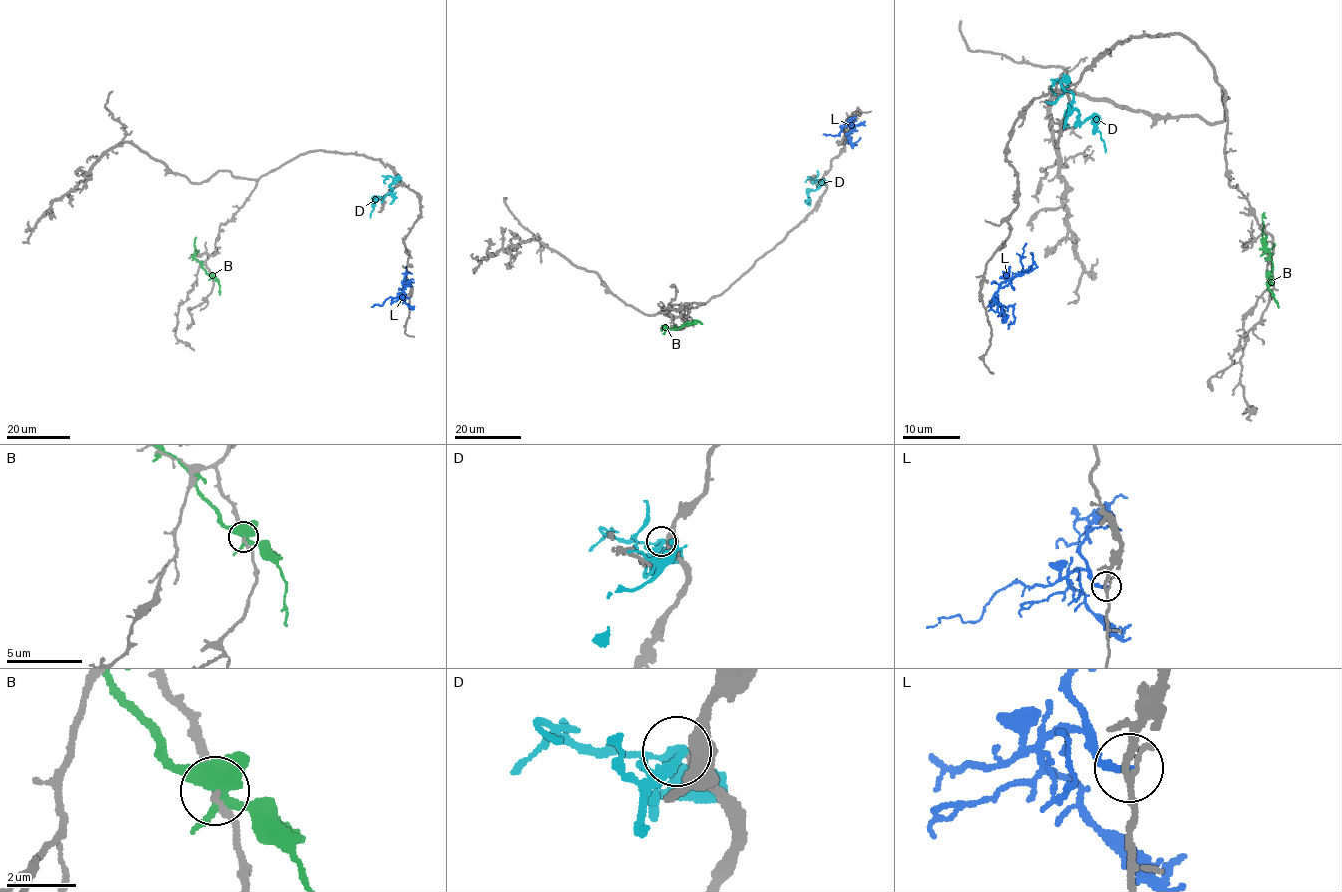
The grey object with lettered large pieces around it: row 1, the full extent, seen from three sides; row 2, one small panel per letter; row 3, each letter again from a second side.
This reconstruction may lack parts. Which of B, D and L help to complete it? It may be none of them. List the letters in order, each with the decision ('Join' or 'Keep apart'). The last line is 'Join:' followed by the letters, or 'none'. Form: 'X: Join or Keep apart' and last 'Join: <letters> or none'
B: Keep apart
D: Keep apart
L: Keep apart
Join: none

